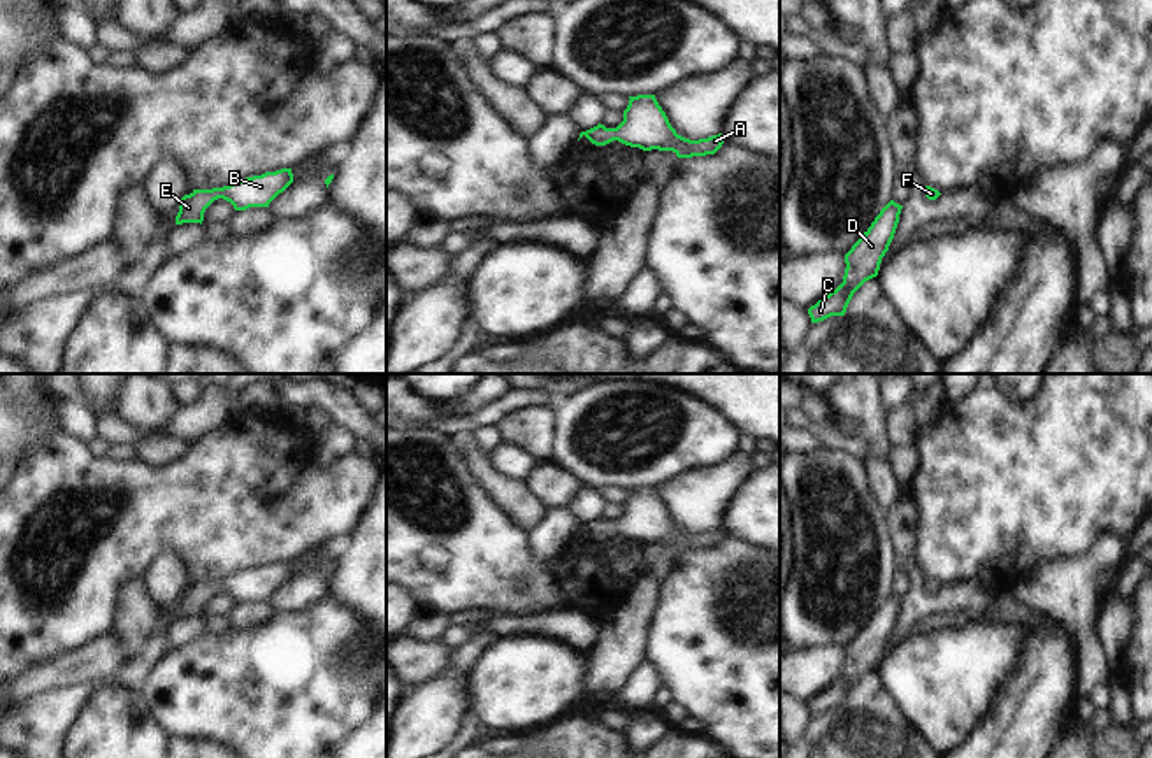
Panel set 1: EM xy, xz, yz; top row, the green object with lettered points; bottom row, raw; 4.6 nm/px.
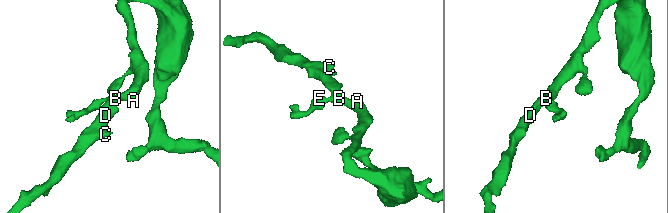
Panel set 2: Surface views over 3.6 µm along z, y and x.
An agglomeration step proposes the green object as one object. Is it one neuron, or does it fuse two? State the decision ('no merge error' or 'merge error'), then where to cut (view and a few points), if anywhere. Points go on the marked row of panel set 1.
no merge error | no cut

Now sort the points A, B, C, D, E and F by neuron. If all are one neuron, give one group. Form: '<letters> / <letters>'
A B C D E F

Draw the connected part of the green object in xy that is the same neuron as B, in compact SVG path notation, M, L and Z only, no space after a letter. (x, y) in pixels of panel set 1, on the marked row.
M292 168L265 172L232 182L223 188L193 190L179 202L176 225L204 221L205 209L218 198L234 205L235 211L269 207L269 204L293 182Z

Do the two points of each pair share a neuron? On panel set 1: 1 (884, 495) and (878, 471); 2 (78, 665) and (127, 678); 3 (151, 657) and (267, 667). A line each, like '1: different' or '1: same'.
1: same
2: different
3: different

